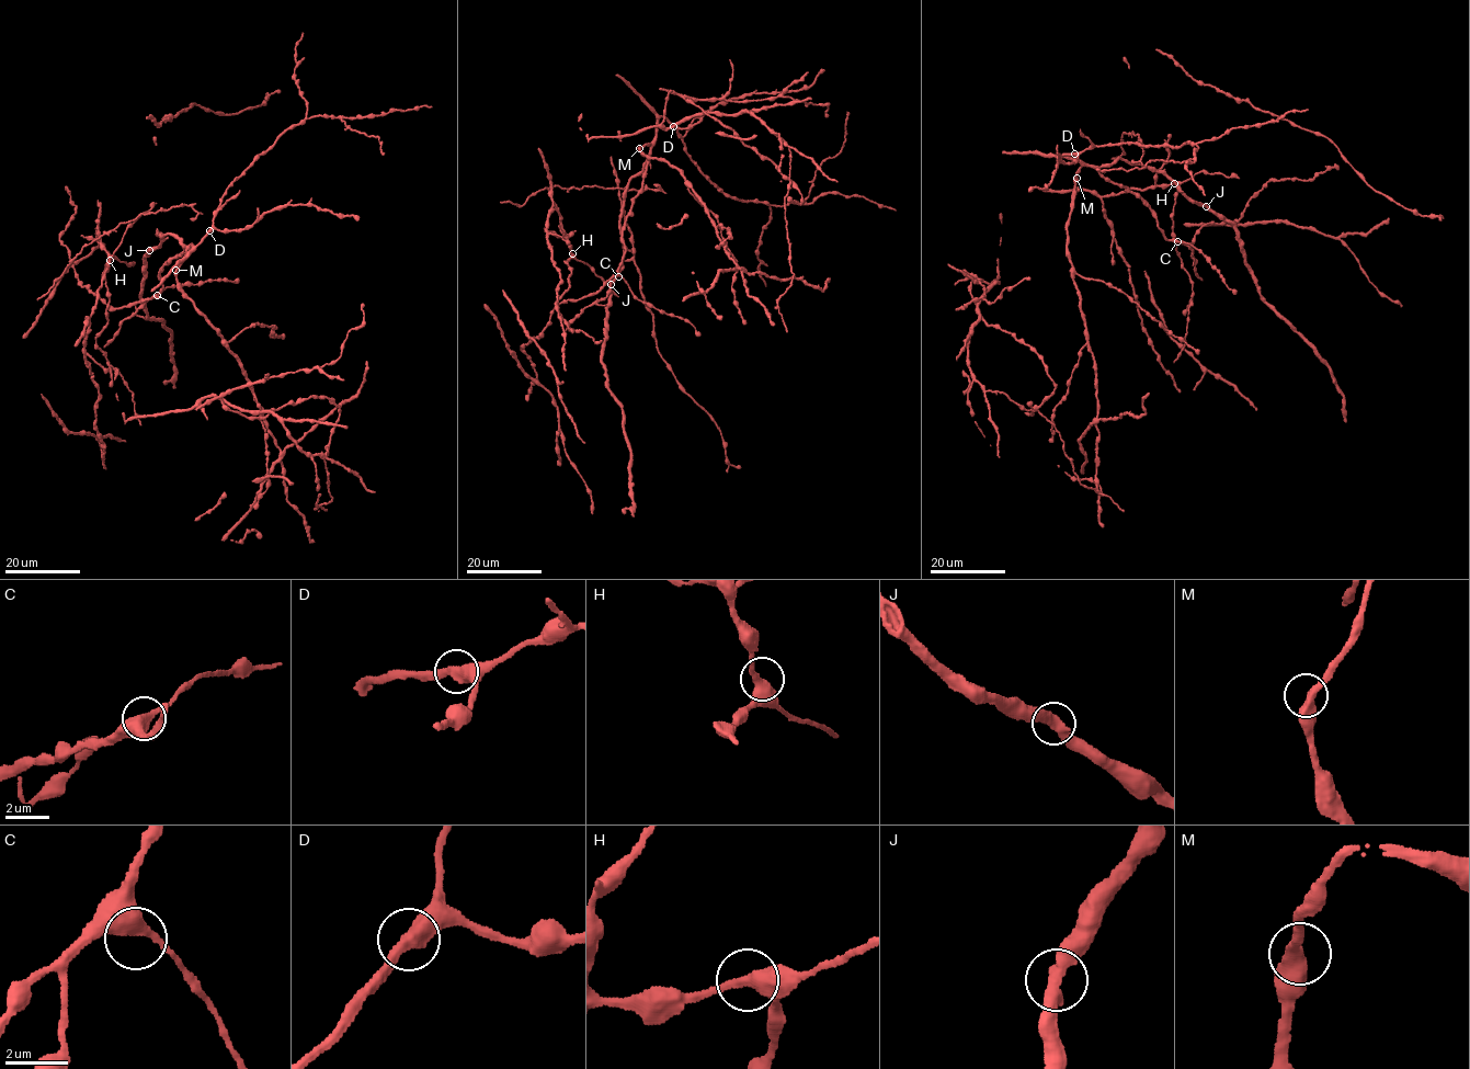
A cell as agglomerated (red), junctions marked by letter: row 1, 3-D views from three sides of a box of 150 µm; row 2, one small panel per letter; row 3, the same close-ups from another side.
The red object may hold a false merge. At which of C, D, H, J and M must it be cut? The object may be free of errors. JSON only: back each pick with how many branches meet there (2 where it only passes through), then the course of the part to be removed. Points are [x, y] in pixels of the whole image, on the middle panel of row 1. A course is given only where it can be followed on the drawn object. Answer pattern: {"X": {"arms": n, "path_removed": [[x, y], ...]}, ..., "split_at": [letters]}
{"split_at": []}

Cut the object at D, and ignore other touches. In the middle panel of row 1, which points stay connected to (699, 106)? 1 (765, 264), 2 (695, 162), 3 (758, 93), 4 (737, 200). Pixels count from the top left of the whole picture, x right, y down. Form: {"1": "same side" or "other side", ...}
{"1": "other side", "2": "other side", "3": "other side", "4": "other side"}

